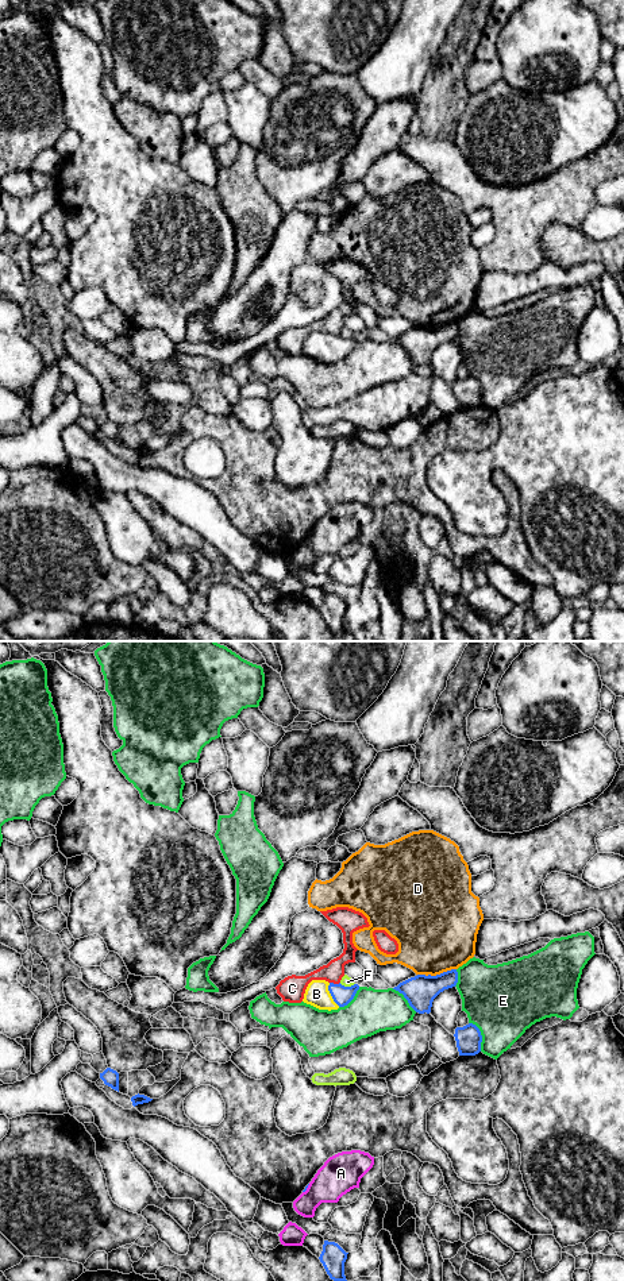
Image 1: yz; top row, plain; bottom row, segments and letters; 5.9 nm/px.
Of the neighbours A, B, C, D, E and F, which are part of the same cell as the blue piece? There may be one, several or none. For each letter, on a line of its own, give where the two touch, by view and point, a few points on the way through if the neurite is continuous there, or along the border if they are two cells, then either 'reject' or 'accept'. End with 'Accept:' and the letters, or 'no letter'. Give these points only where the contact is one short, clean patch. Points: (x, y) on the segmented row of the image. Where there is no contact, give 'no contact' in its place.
A: yz (307, 1187) | reject
B: yz (331, 995) | across yz (342, 995), (331, 995), (316, 994) | accept
C: yz (335, 984) | reject
D: yz (436, 975) | reject
E: yz (481, 1036) | reject
F: yz (347, 987) | reject
Accept: B

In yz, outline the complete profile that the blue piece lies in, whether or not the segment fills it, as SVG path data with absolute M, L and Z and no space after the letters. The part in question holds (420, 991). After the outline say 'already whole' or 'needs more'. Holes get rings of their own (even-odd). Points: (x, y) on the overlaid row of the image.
M451 969L436 976L417 975L400 983L393 989L402 993L416 1012L430 1014L434 999L444 989L455 987L457 983L458 972Z; already whole

